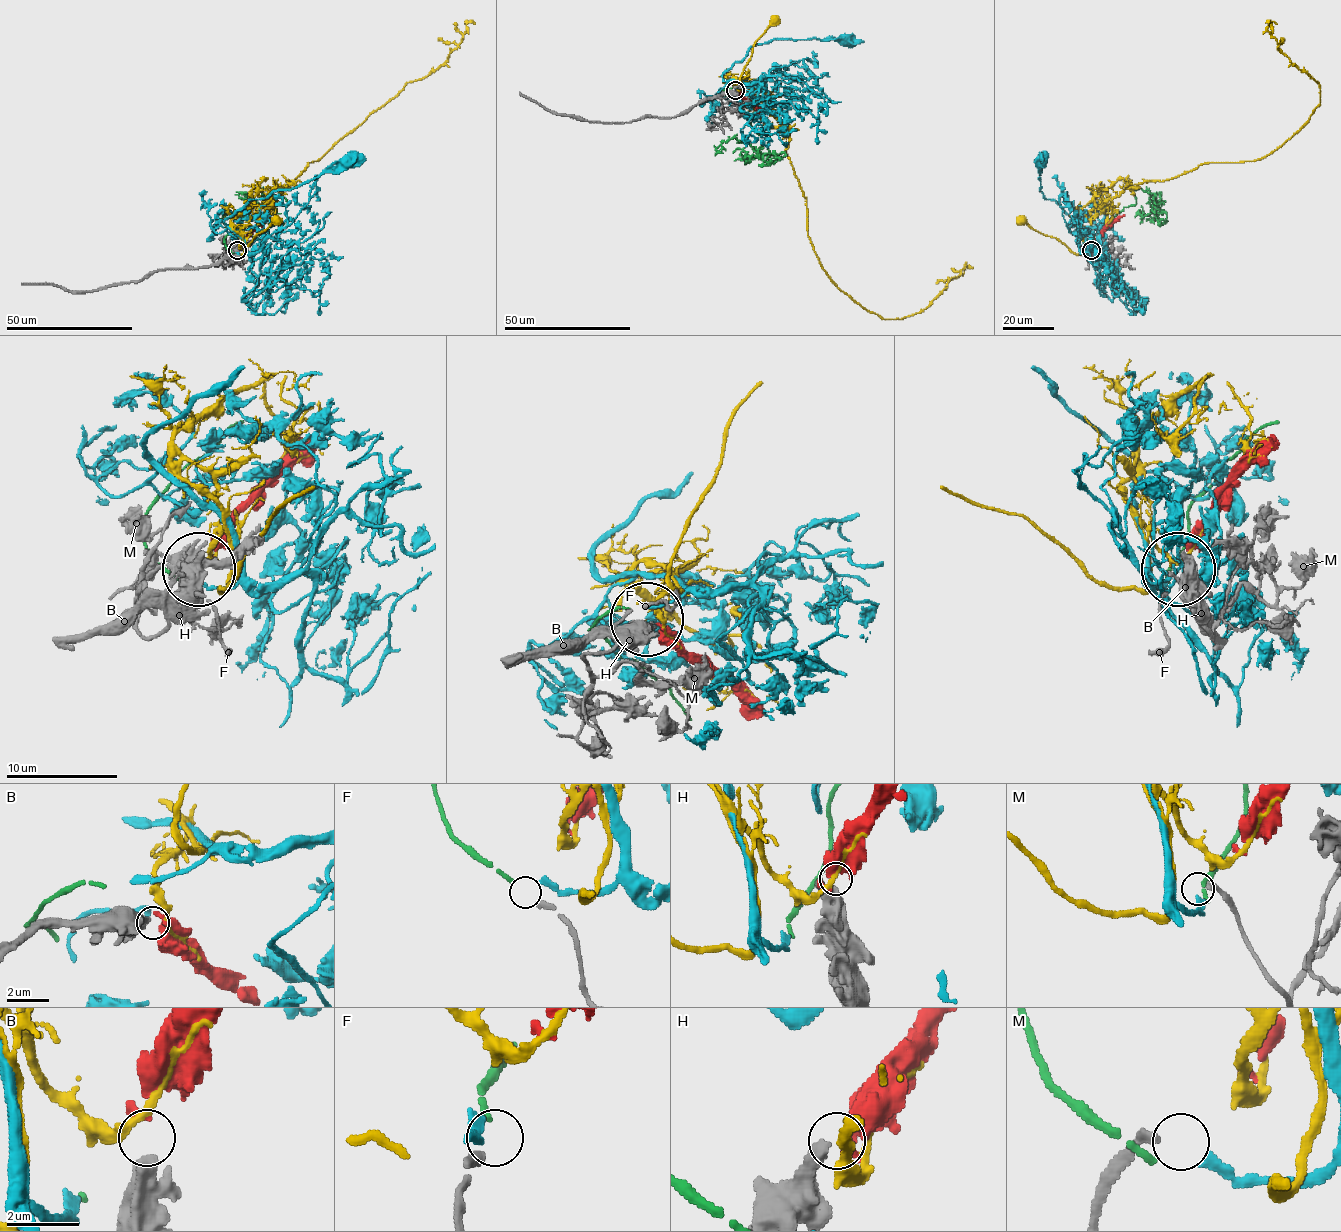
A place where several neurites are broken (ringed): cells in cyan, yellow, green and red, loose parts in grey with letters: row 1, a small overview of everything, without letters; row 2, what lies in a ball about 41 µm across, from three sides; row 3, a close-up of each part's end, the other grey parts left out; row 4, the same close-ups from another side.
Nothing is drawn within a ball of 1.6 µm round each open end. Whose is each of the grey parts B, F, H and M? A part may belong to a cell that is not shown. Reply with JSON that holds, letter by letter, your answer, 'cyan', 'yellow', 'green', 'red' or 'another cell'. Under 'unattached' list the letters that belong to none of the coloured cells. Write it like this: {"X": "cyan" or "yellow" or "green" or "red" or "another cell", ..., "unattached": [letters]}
{"B": "another cell", "F": "green", "H": "red", "M": "cyan", "unattached": ["B"]}

